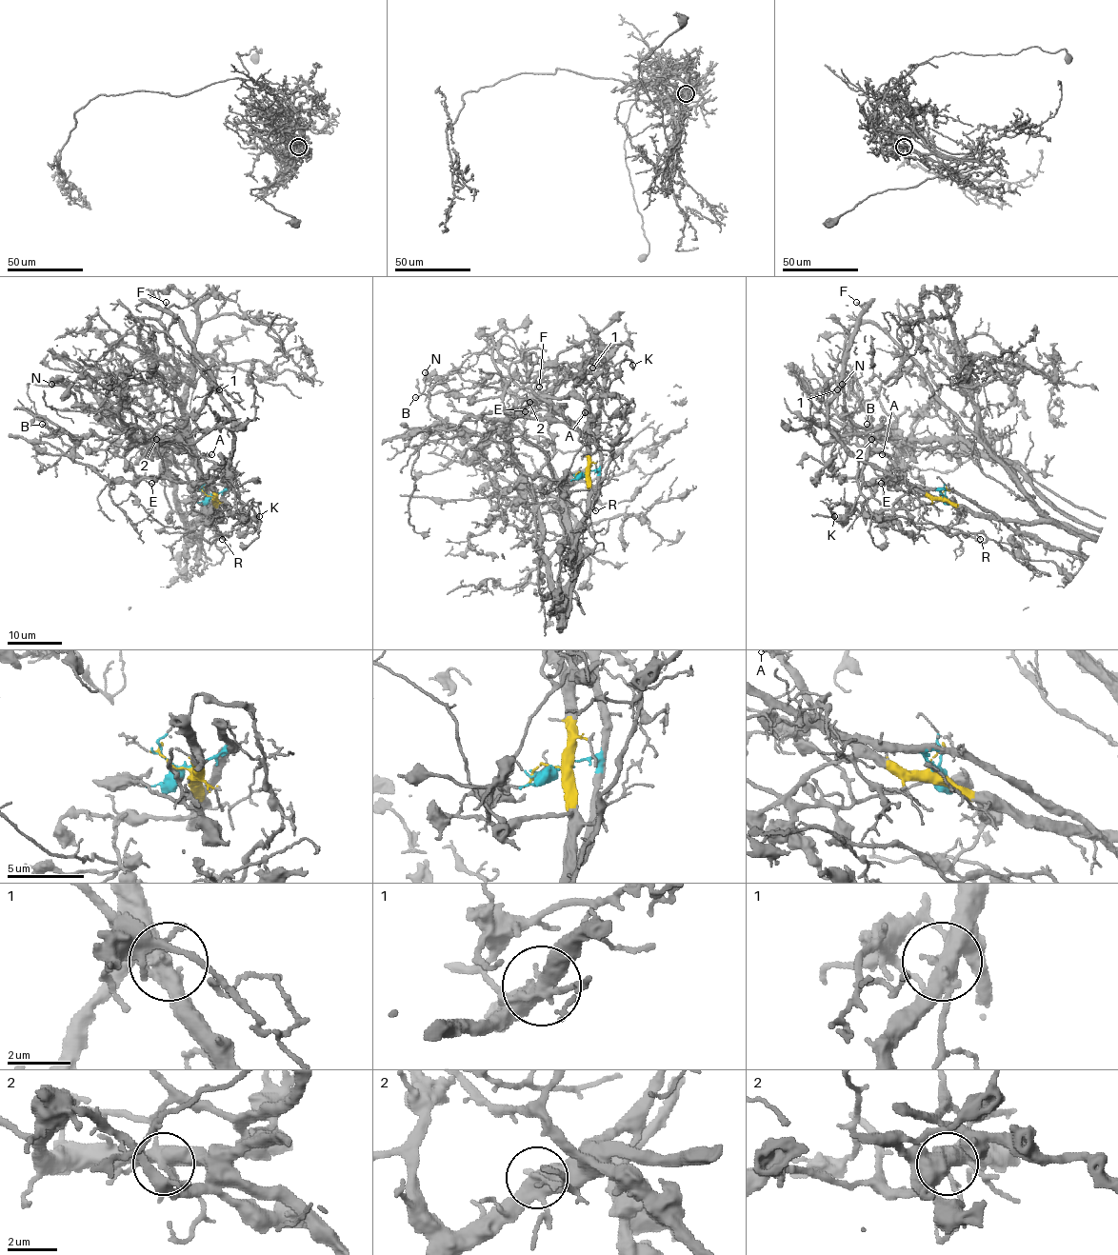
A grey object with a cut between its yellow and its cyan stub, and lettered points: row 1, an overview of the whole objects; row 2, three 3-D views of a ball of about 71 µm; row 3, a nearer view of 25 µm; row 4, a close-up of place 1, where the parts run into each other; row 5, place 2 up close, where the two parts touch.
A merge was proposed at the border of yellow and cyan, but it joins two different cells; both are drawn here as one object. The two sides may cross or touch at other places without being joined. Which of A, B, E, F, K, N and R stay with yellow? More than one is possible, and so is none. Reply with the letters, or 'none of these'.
A, B, E, N

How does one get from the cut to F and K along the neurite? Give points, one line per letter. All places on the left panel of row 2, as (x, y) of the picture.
F: (211, 495), (226, 488), (225, 474), (231, 450), (232, 426), (230, 406), (186, 328), (168, 310), (165, 303)
K: (211, 495), (226, 488), (228, 461), (225, 477), (237, 509), (247, 519), (251, 507), (258, 507), (258, 516)

